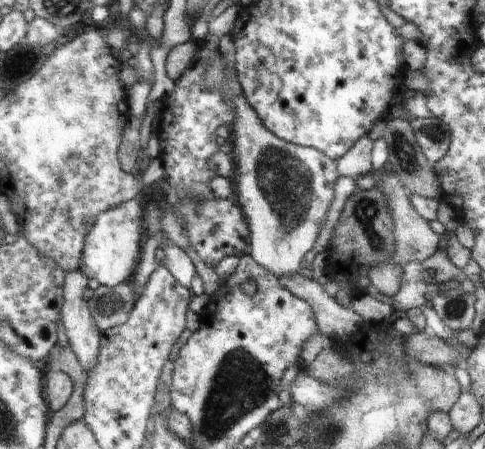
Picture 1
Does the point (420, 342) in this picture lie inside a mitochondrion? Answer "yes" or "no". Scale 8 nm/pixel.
no

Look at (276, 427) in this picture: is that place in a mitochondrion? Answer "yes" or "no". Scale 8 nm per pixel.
yes

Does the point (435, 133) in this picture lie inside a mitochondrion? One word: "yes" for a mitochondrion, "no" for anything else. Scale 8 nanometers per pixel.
yes

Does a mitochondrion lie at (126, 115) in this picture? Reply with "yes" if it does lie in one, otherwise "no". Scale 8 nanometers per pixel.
no

